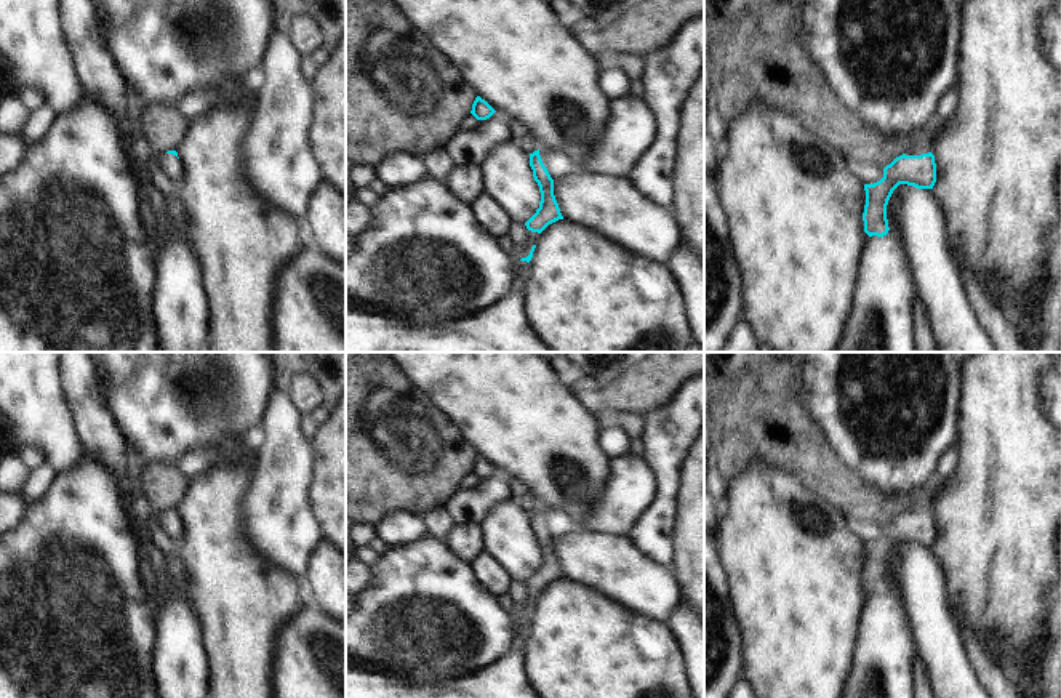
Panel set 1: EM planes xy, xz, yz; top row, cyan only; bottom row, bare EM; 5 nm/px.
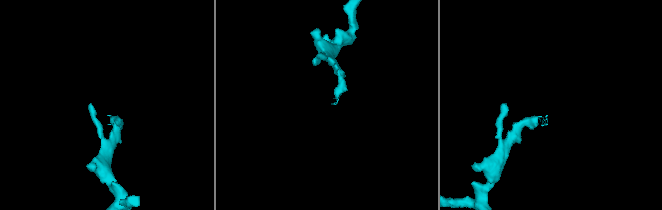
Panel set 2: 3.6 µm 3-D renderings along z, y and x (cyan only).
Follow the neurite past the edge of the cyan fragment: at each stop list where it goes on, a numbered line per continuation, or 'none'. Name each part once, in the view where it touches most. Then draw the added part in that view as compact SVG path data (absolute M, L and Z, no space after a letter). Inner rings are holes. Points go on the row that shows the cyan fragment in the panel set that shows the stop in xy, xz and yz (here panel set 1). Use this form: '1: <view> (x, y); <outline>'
1: xy (170, 165); M173 154L157 155L157 165L162 173L176 186L181 181L182 165Z

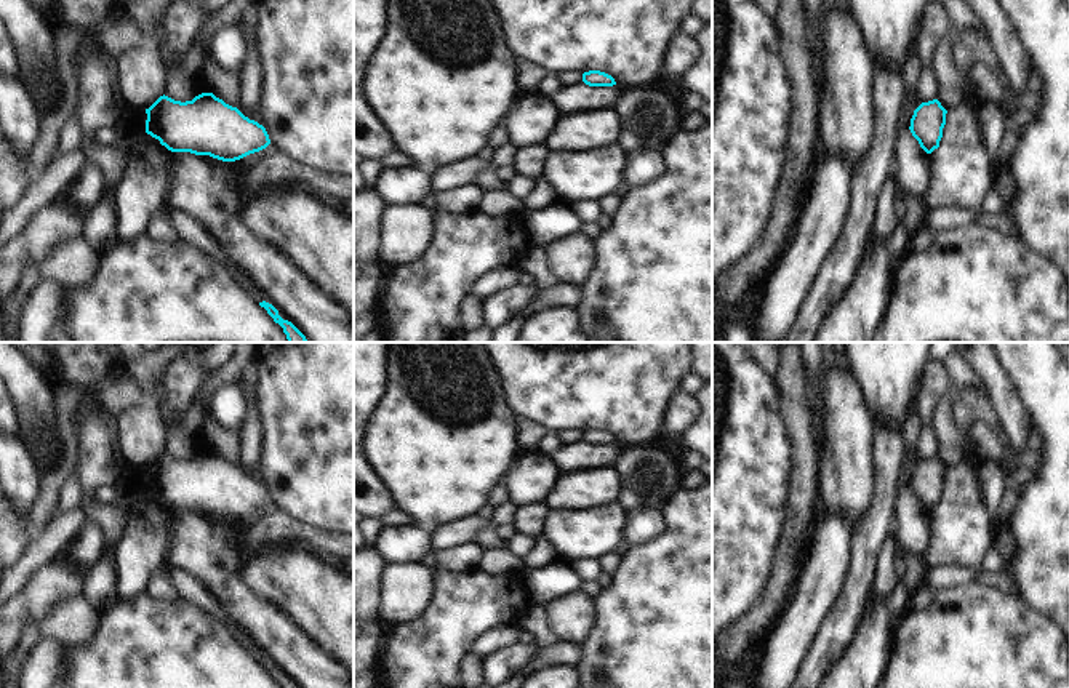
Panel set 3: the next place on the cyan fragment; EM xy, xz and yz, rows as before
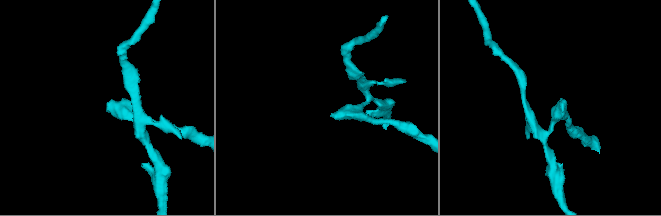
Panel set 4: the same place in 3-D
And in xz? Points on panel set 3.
none

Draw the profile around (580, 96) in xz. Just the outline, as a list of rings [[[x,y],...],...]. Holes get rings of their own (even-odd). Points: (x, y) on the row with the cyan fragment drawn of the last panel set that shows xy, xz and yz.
[[[584,82],[560,86],[549,99],[562,114],[613,107],[624,86],[589,86]]]

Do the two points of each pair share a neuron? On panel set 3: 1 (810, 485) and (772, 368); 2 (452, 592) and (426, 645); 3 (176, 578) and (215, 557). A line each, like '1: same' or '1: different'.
1: different
2: same
3: different

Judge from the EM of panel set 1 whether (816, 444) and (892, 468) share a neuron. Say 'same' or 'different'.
different

